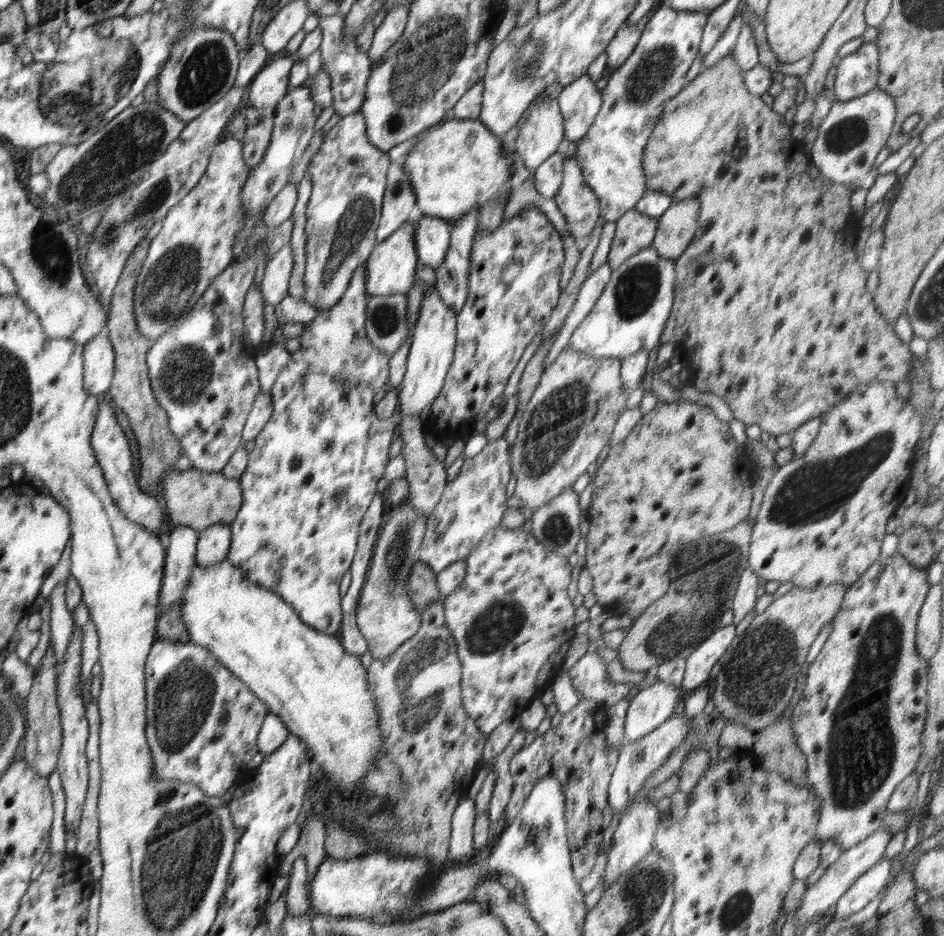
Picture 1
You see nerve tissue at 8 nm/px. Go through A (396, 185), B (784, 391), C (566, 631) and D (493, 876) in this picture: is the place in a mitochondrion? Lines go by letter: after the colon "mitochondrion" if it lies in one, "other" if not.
A: mitochondrion
B: mitochondrion
C: other
D: other

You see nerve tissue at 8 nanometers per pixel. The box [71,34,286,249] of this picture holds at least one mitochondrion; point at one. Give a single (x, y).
(206, 70)

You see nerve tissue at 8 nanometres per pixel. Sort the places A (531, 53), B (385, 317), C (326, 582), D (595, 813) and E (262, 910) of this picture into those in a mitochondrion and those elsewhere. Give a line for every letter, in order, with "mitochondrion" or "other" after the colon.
A: mitochondrion
B: mitochondrion
C: other
D: other
E: other

